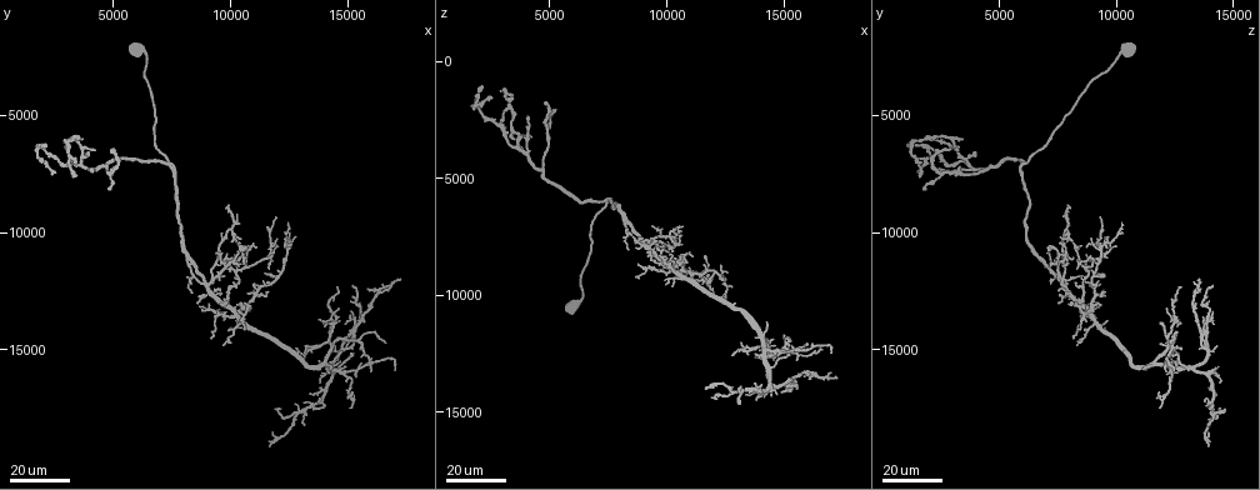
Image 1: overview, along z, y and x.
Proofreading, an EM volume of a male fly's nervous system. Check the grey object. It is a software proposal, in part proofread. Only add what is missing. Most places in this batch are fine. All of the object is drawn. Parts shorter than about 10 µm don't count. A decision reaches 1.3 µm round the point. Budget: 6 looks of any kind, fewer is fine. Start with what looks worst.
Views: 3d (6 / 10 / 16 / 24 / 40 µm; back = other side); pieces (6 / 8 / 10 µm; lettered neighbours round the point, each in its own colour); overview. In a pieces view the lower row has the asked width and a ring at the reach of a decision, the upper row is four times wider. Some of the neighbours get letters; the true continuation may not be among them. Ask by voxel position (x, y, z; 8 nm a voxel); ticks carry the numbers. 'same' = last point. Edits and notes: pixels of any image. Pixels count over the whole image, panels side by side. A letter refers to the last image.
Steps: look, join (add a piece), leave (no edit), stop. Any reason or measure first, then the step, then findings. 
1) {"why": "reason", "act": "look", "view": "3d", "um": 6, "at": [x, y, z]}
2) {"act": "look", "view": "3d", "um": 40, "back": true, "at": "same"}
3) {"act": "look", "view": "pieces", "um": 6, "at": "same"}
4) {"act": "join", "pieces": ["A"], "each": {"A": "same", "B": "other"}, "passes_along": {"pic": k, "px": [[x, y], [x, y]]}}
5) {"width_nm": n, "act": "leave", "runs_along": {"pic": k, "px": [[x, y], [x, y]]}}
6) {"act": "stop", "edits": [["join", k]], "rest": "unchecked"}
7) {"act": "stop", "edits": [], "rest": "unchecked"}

{"why": "branch stops here", "act": "look", "view": "3d", "um": 24, "at": [2400, 7300, 1600]}

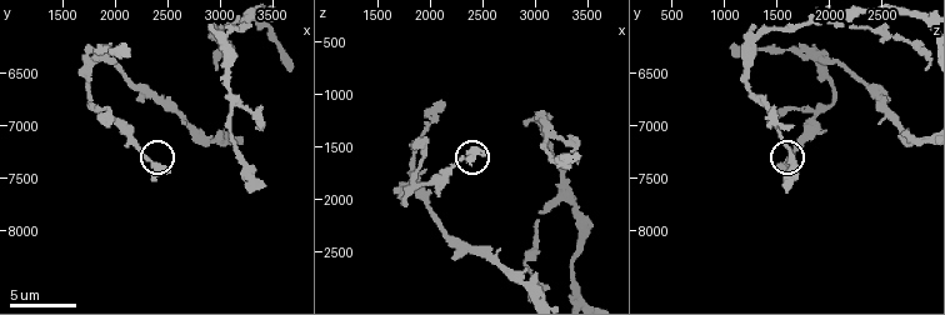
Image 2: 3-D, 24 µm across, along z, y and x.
{"why": "see the neighbours", "act": "look", "view": "pieces", "um": 10, "at": [2520, 7420, 1580]}

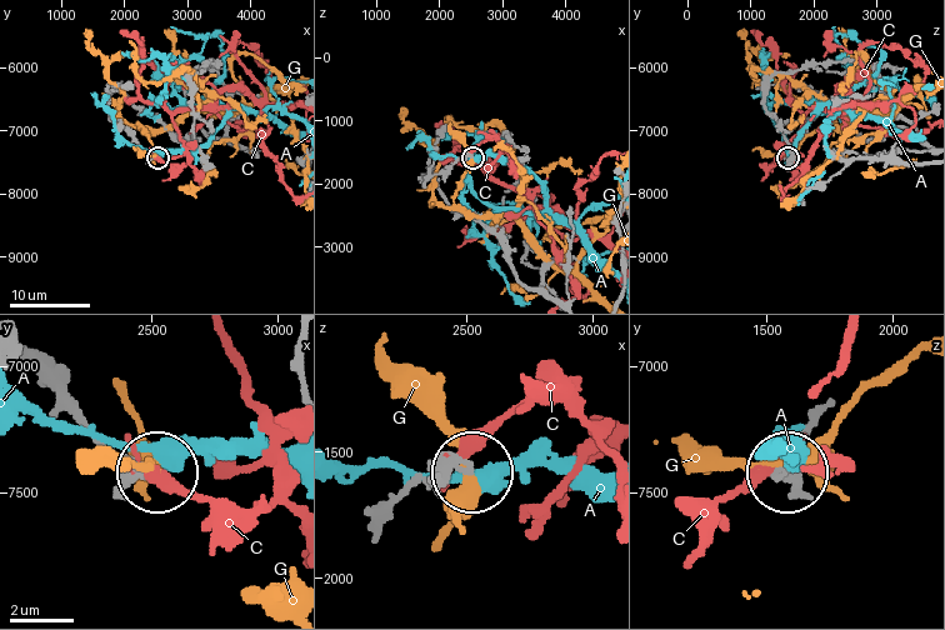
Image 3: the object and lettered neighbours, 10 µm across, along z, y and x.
{"act": "leave", "each": {"A": "other", "C": "other", "G": "other"}, "found": "none of them fits"}

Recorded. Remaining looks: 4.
{"why": "an open end", "act": "look", "view": "3d", "um": 16, "at": [4900, 8100, 1700]}

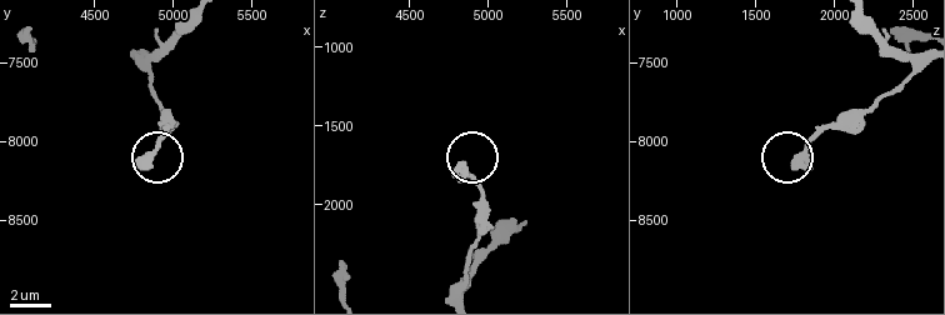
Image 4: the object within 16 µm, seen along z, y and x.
{"act": "look", "view": "pieces", "um": 8, "at": [4840, 8140, 1740]}

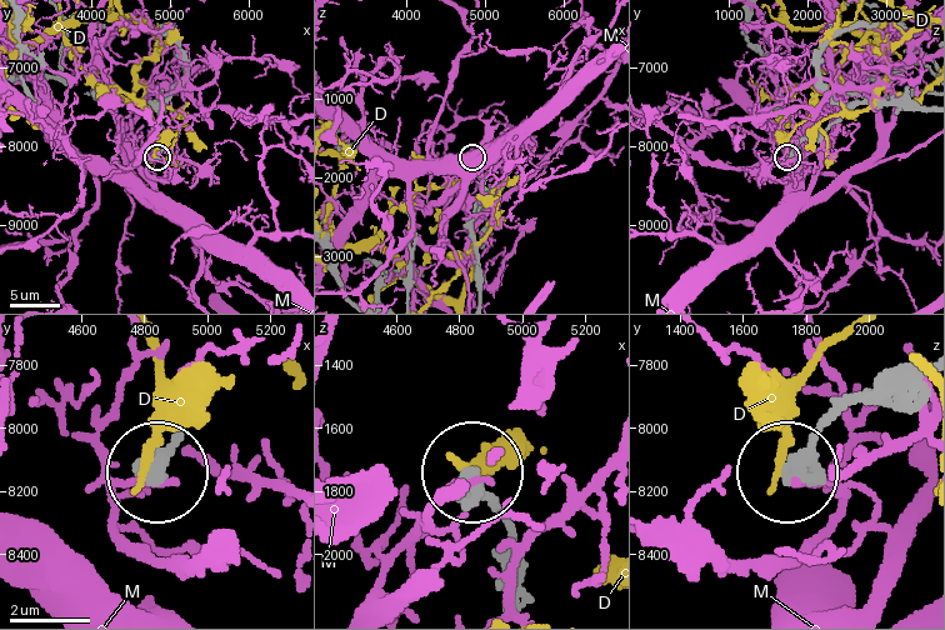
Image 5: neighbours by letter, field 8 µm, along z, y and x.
{"act": "leave", "each": {"D": "other", "M": "other"}, "found": "no lettered piece goes on from it"}

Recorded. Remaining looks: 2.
{"why": "an open end", "act": "look", "view": "3d", "um": 24, "at": [12900, 14900, 12600]}

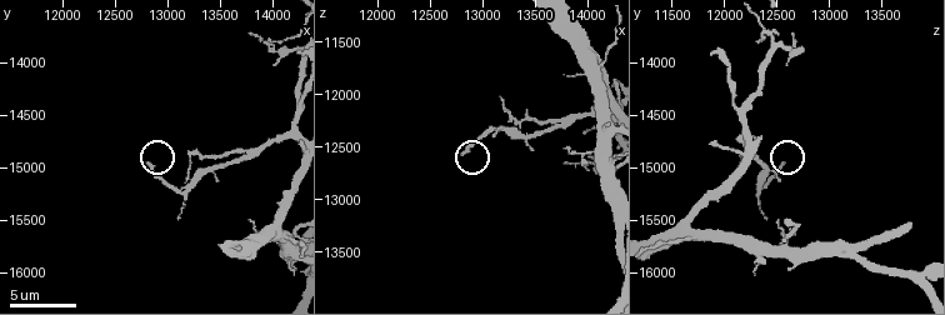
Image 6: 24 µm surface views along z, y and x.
{"act": "look", "view": "pieces", "um": 6, "at": [12840, 14960, 12520]}

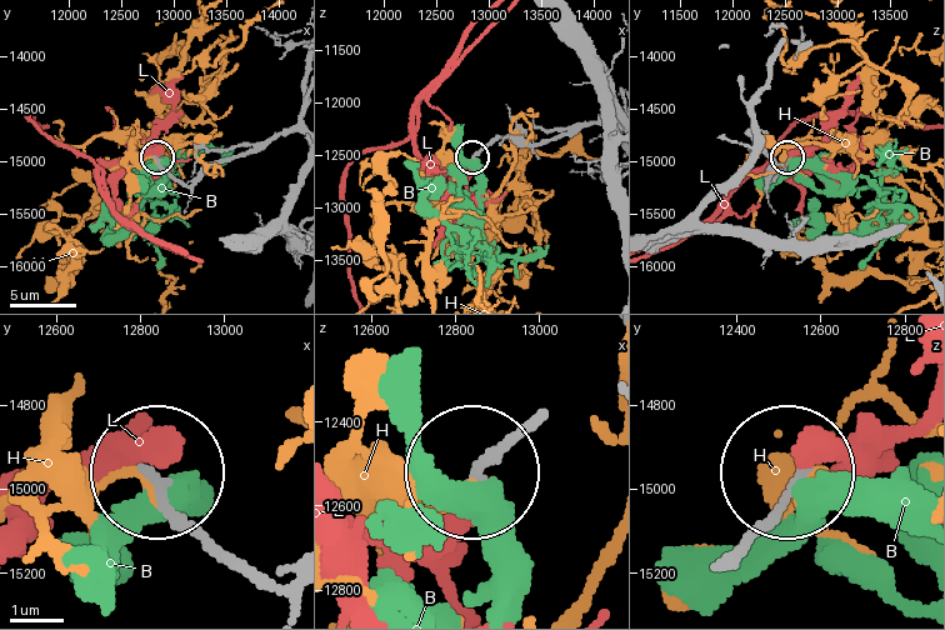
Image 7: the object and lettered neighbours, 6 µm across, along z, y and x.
{"act": "leave", "each": {"B": "other", "H": "other", "L": "other"}, "runs_along": {"pic": 7, "px": [[741, 551], [795, 475]]}, "found": "no lettered piece goes on from it"}

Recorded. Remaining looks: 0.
{"act": "stop", "edits": [], "rest": "unchecked"}

